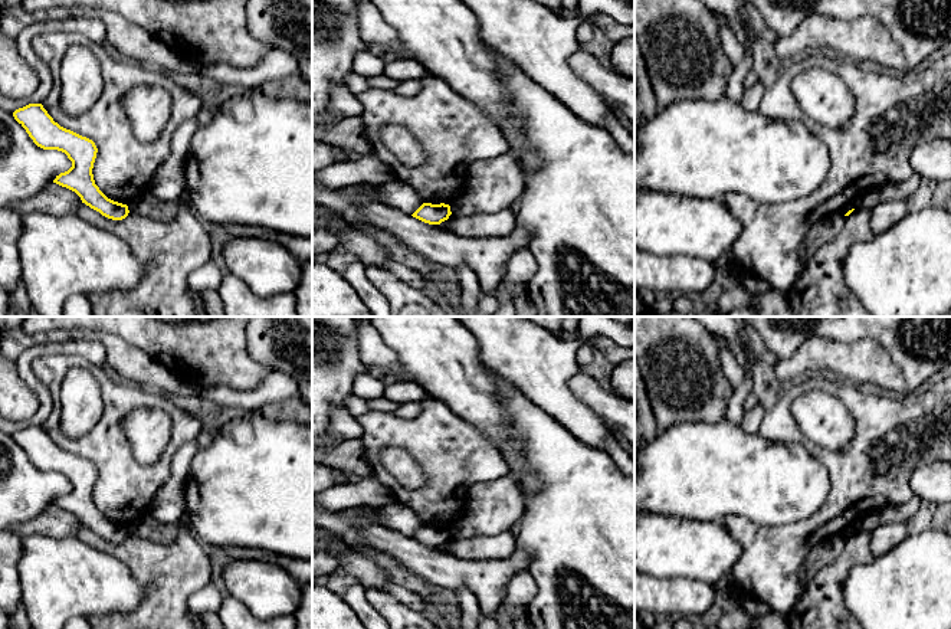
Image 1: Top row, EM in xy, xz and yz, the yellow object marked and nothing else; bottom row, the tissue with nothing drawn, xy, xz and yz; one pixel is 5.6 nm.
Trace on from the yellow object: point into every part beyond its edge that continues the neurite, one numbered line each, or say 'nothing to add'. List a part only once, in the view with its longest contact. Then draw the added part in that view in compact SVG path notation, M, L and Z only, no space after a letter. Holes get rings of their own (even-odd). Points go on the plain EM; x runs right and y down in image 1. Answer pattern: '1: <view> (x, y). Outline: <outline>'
nothing to add

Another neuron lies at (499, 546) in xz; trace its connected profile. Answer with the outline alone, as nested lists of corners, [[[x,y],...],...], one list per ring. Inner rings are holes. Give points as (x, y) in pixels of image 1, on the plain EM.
[[[515,528],[493,535],[479,535],[470,538],[453,538],[449,541],[450,553],[462,560],[504,560],[517,550]]]

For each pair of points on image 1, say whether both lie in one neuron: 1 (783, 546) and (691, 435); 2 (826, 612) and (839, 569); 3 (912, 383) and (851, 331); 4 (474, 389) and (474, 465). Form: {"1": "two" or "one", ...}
{"1": "two", "2": "one", "3": "one", "4": "two"}

